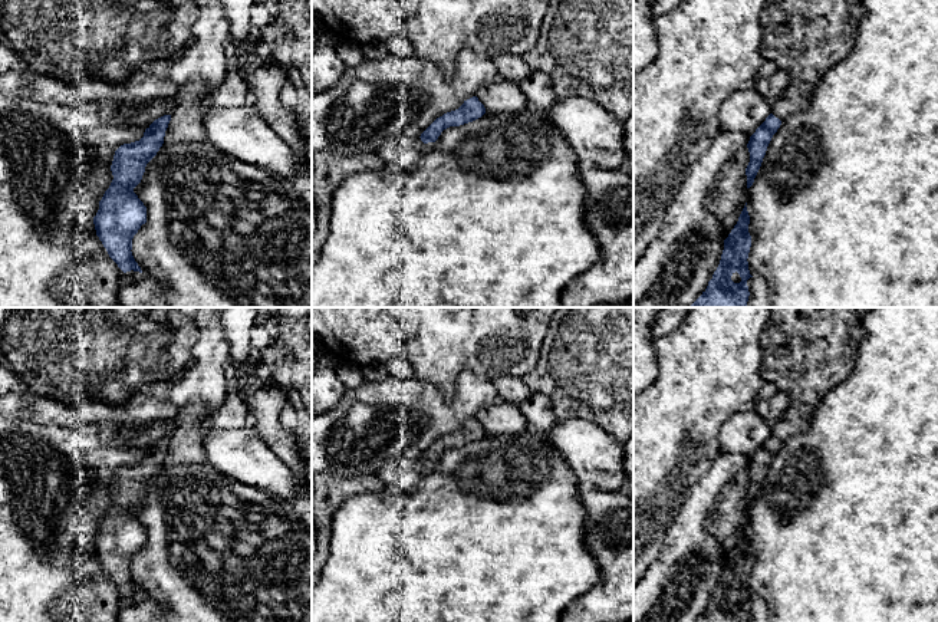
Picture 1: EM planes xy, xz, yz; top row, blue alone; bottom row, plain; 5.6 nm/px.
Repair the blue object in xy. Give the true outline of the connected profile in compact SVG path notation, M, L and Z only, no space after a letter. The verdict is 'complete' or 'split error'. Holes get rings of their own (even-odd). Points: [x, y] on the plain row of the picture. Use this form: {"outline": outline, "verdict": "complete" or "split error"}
{"outline": "M171 437L155 441L139 463L124 465L115 473L111 487L113 501L93 539L96 557L124 595L142 595L131 572L134 557L147 544L147 529L134 510L141 504L147 486L162 468L170 442Z", "verdict": "complete"}

